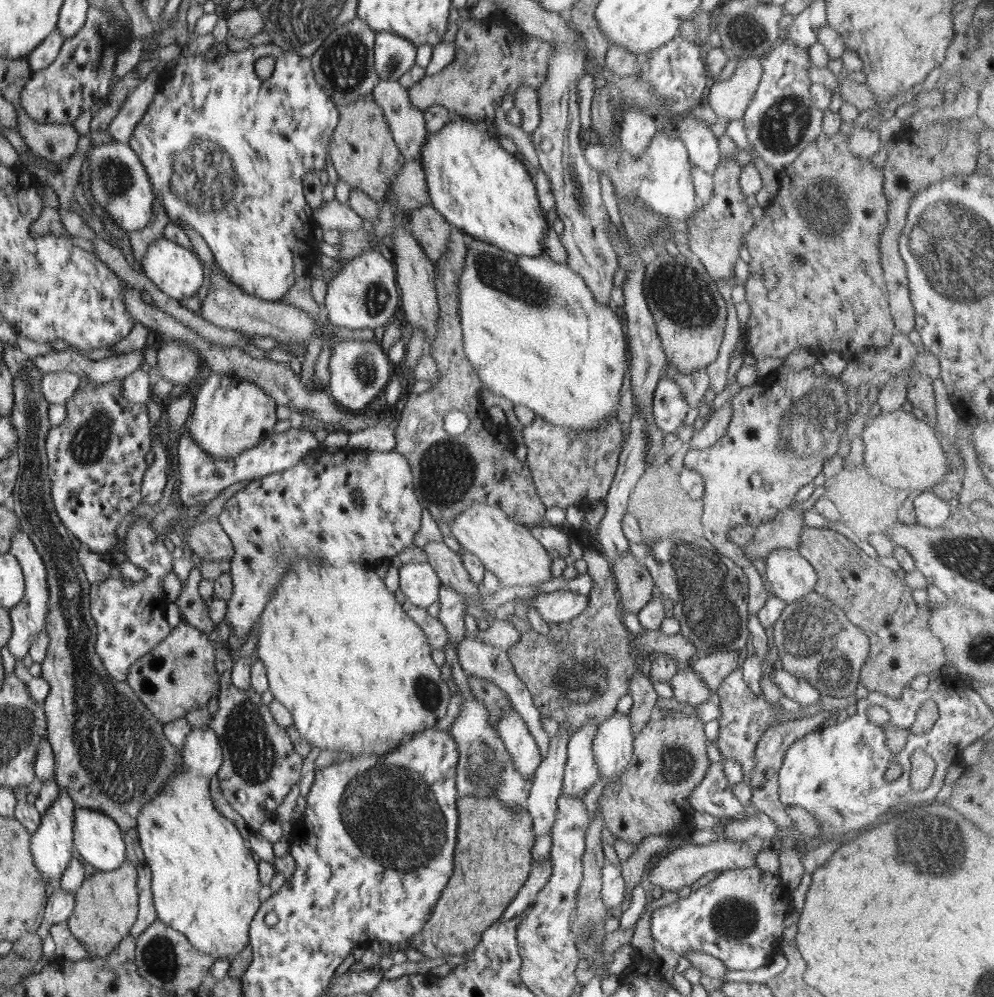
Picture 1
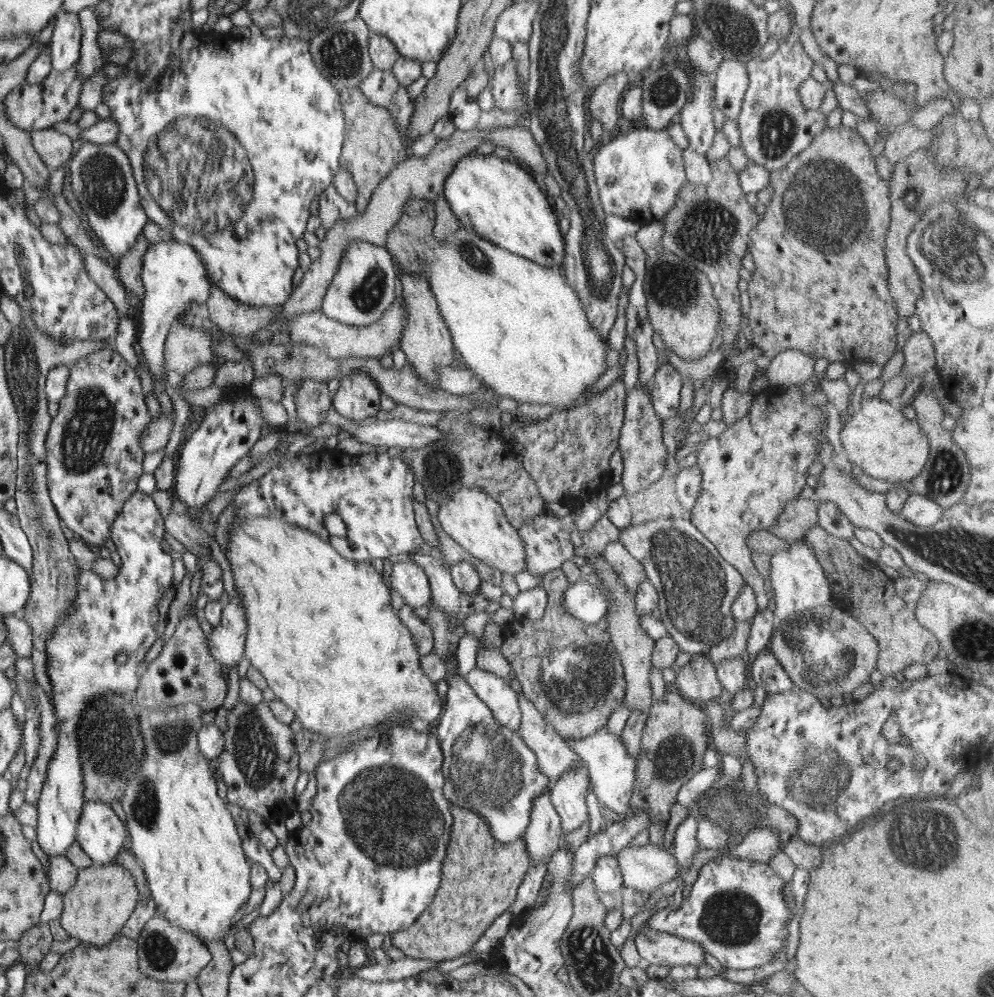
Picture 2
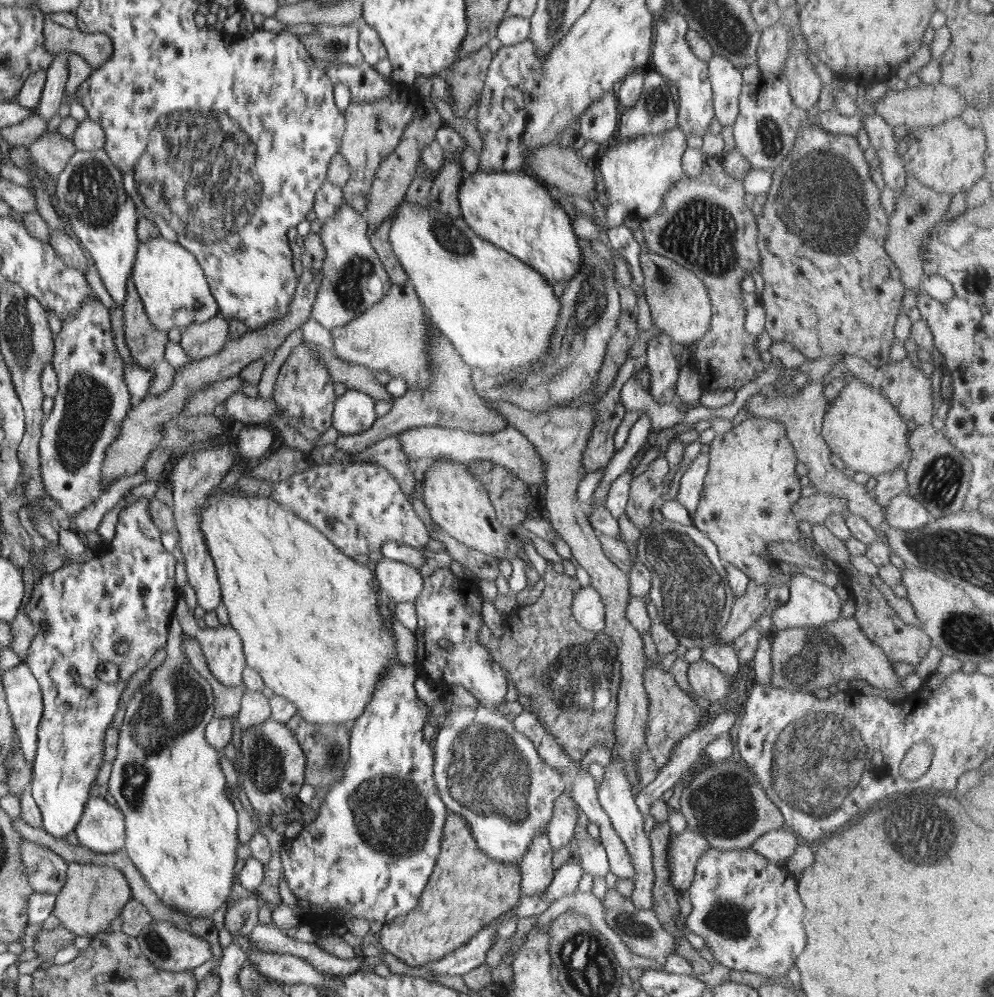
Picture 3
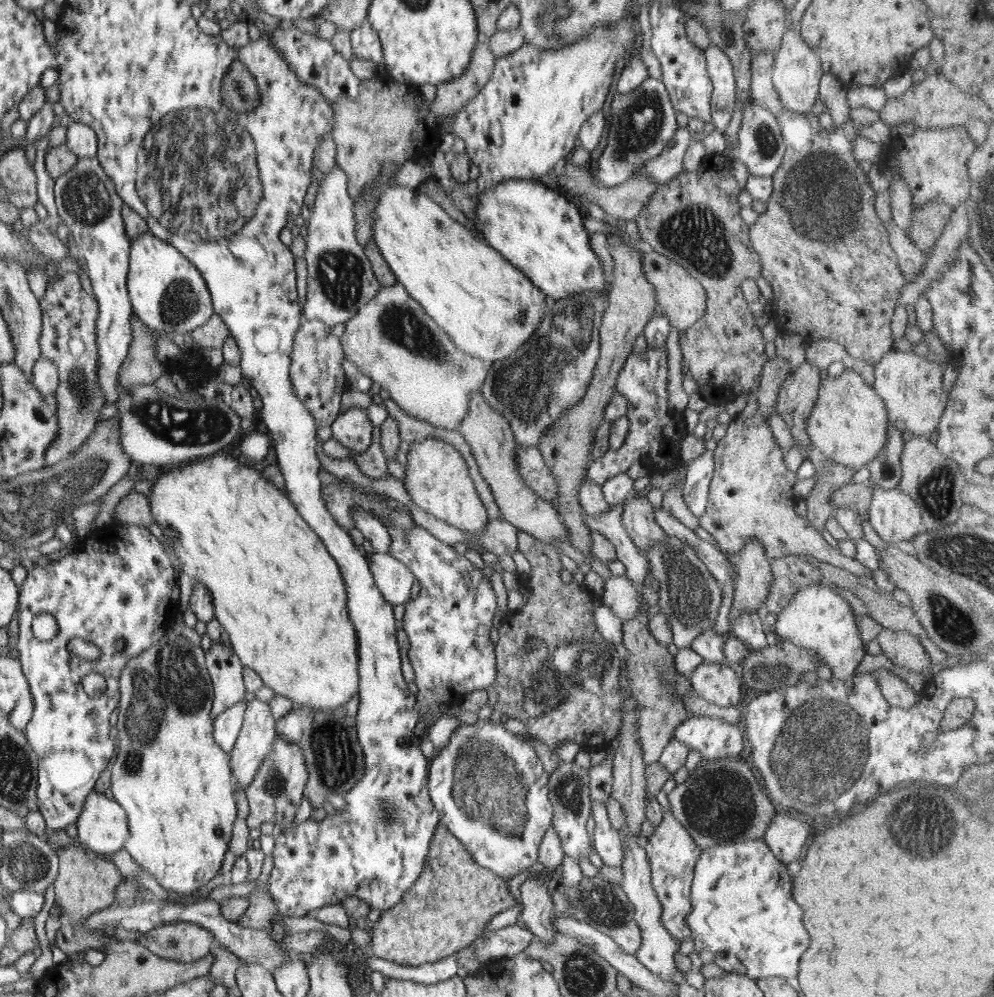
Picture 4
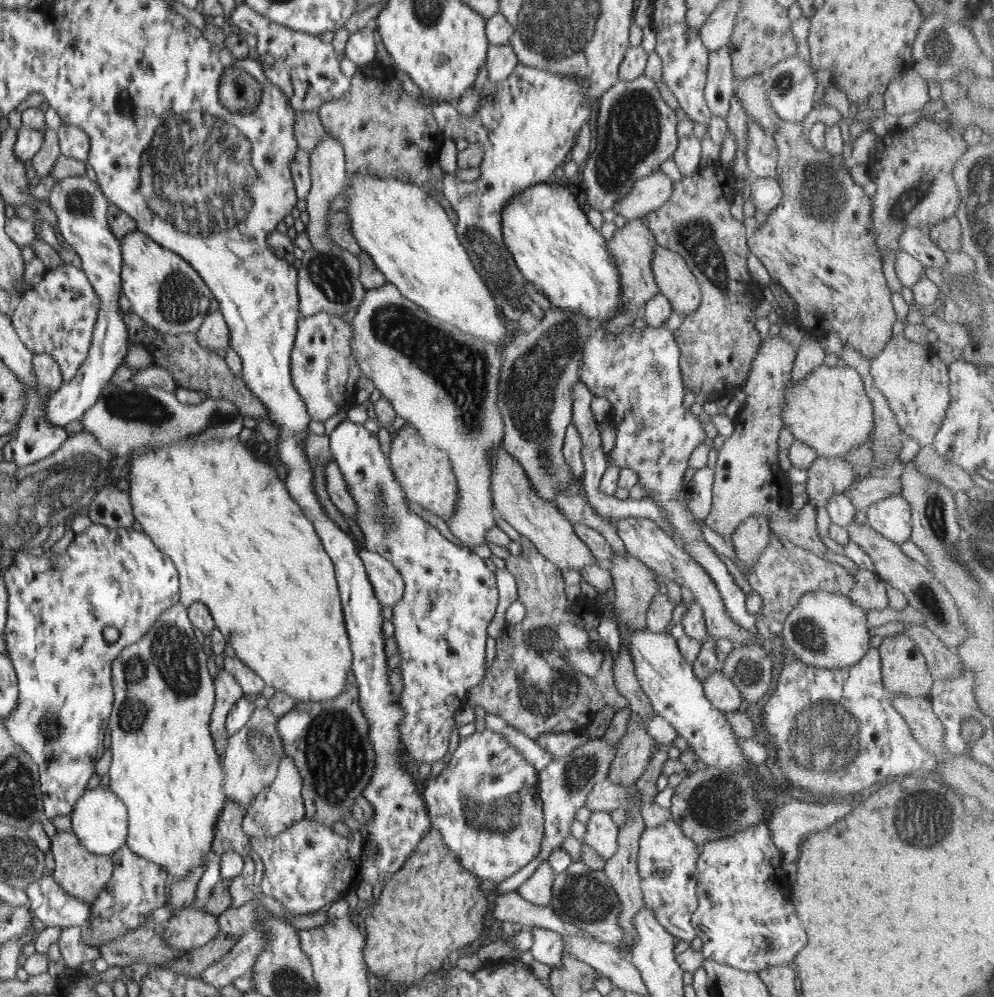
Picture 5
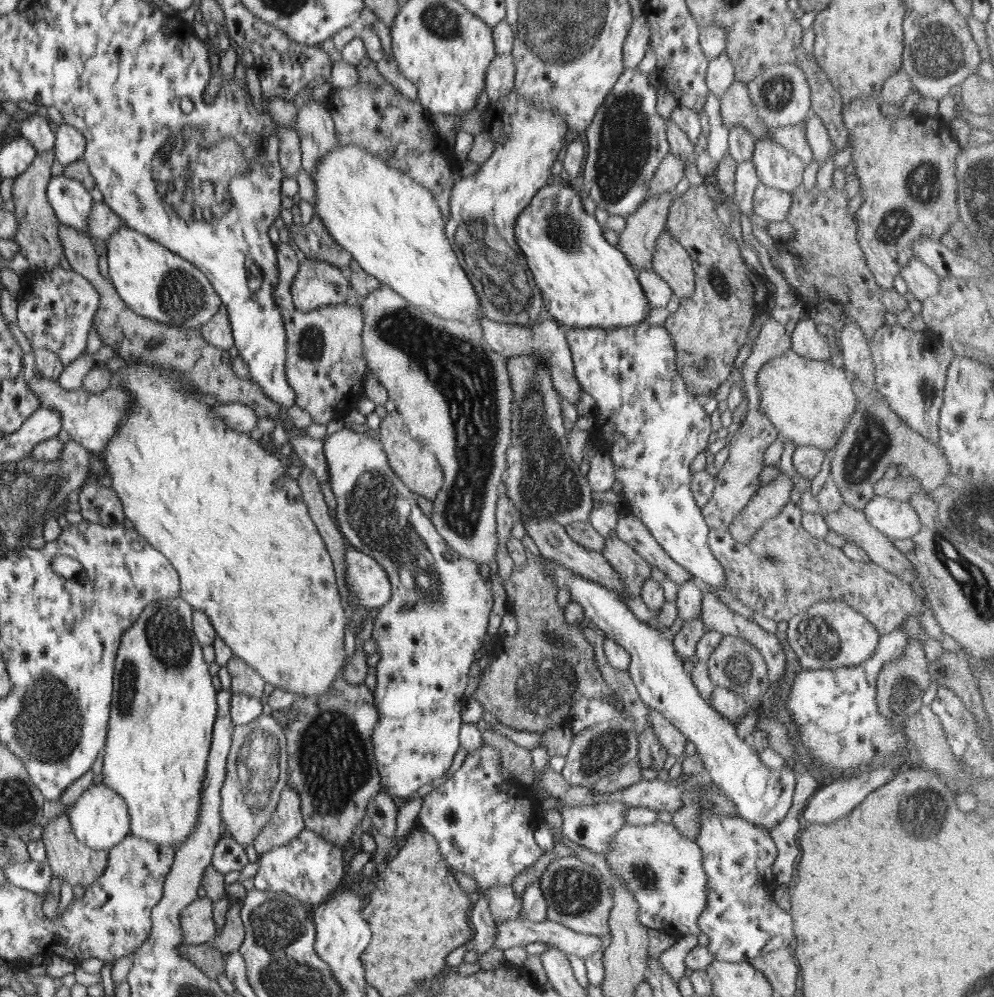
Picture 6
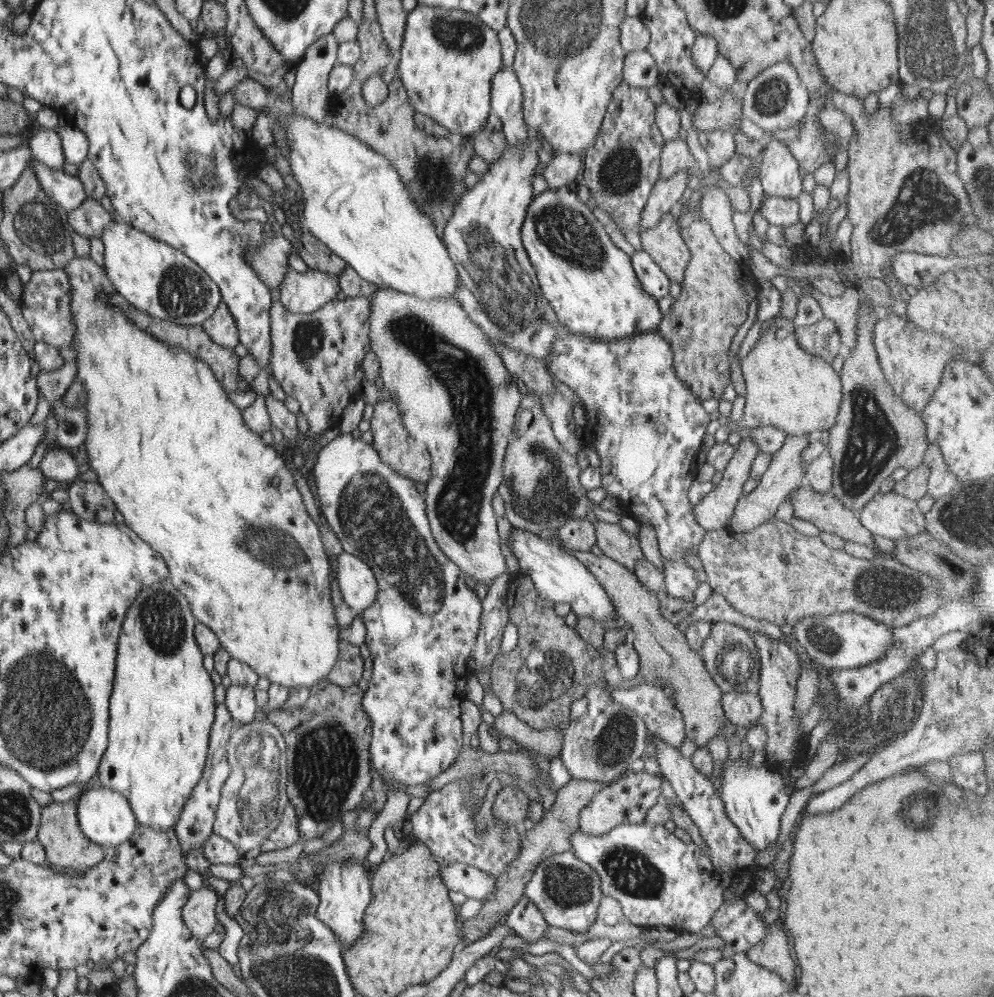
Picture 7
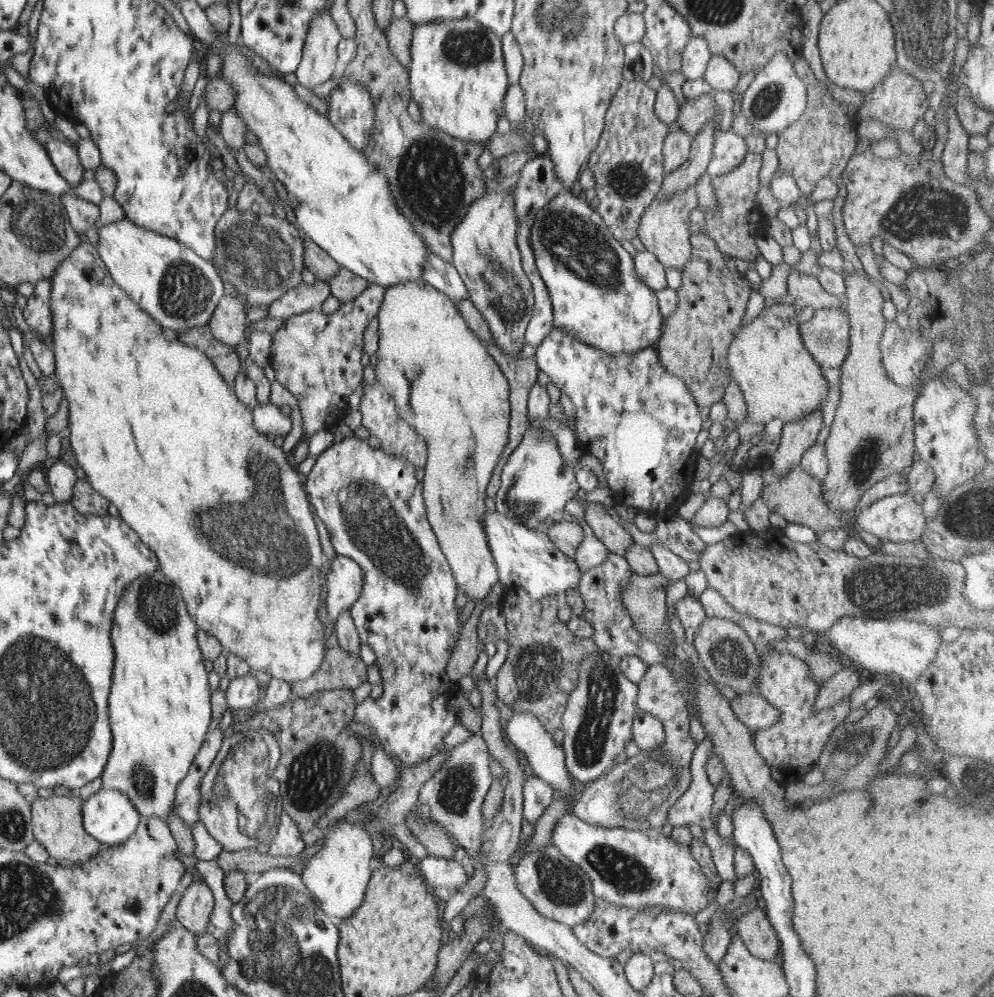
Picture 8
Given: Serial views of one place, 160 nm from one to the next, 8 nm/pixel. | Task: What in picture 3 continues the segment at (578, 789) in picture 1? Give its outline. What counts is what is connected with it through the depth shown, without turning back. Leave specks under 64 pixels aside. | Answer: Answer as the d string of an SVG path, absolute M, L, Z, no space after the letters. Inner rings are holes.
M566 792L554 800L553 815L547 824L548 836L554 850L574 840L577 825L577 802Z

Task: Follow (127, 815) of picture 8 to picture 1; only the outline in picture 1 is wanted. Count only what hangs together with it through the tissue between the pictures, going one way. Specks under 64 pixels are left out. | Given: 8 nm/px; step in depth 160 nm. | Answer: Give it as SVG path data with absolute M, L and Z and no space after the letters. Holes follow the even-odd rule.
M77 807L74 843L78 854L98 871L115 871L124 862L119 823L98 809Z

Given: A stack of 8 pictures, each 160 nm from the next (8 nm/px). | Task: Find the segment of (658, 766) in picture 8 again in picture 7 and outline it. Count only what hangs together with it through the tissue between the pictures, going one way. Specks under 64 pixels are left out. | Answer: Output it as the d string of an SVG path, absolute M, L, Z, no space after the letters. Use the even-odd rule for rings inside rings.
M646 683L636 686L617 687L611 692L611 697L620 704L623 704L631 712L638 713L638 716L645 722L649 735L657 736L674 748L680 748L684 742L685 722L681 710L674 705L672 697L664 691L664 687L656 684ZM646 771L623 773L600 792L579 812L579 830L588 836L600 836L623 824L638 824L645 820L646 812L652 808L660 794L661 775L652 776Z

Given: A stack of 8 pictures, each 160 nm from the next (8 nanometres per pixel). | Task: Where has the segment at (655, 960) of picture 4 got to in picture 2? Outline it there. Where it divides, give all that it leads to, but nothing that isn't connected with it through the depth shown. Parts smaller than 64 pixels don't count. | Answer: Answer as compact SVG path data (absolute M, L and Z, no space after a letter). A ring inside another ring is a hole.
M600 727L594 734L575 741L568 739L567 745L584 761L589 771L589 781L597 800L618 813L624 820L634 818L629 800L632 796L636 775L636 762L628 752L620 735L614 735L606 727Z

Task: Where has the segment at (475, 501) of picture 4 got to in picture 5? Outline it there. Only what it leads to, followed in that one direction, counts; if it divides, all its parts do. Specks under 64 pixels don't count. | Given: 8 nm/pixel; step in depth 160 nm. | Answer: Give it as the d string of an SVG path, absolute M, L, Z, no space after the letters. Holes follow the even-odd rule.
M405 423L396 430L396 437L392 437L392 447L389 465L393 470L396 481L412 503L424 507L425 512L438 515L445 522L454 516L456 500L458 500L458 480L454 476L453 466L447 452L434 444L427 444L416 428Z

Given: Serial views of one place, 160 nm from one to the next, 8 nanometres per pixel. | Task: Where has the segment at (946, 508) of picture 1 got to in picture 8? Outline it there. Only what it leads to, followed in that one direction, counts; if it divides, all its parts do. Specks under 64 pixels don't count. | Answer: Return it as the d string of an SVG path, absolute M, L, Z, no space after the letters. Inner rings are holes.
M896 494L866 506L858 515L857 529L866 530L879 539L909 544L926 538L926 522L921 505L916 504L912 495Z

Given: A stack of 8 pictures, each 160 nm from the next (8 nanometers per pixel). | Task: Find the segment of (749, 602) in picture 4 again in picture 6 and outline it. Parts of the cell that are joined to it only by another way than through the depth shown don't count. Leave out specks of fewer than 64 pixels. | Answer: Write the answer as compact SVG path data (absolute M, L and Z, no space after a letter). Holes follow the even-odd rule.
M781 465L780 471L777 478L765 486L760 486L758 493L734 518L728 529L734 540L741 544L748 544L752 536L756 535L766 522L772 521L780 514L782 508L791 500L791 492L795 488L794 481L783 472Z

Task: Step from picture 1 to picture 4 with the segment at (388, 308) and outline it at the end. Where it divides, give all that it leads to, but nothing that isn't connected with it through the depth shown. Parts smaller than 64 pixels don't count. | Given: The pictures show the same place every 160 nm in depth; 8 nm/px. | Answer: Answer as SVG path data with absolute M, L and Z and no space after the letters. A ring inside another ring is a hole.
M335 166L330 172L324 173L320 188L314 201L314 210L309 219L304 257L307 262L307 293L303 316L307 320L321 320L329 327L335 327L349 321L369 300L372 300L382 288L376 280L372 263L368 260L356 238L356 219L354 200L347 191L347 174Z

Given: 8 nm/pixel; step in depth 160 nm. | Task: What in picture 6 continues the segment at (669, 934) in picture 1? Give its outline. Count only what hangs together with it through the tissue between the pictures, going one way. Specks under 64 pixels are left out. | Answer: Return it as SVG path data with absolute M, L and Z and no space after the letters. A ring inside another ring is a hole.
M682 773L677 781L684 790L684 795L694 795L701 800L701 829L695 841L702 851L702 864L708 877L708 902L698 921L701 932L708 936L709 944L705 948L711 952L716 961L750 962L773 950L788 948L794 942L794 920L790 914L770 899L772 892L778 887L773 864L777 857L777 848L771 831L767 828L749 823L736 816L717 816L713 812L713 802L709 801L709 792L705 790L705 775Z

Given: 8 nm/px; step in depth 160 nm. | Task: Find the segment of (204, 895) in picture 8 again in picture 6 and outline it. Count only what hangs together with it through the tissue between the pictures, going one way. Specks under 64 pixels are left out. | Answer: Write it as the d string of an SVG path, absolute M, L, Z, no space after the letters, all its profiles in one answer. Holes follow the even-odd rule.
M207 896L190 903L182 912L183 942L186 945L209 943L217 934L213 919L214 902Z

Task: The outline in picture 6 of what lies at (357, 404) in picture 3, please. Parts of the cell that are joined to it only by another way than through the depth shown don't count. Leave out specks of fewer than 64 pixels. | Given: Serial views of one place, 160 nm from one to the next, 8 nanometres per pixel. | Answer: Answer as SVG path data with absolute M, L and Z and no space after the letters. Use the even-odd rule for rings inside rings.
M345 426L324 439L323 451L329 472L328 484L332 488L334 496L336 496L338 530L344 535L346 546L348 549L362 552L366 556L372 556L372 559L376 560L388 573L392 585L391 599L381 607L373 624L372 637L378 643L380 661L378 661L376 673L378 684L376 685L376 690L372 691L374 704L379 714L378 722L372 731L372 742L374 745L376 770L381 776L382 792L388 793L400 805L400 800L406 800L408 796L410 798L410 795L413 792L417 792L424 784L432 783L436 778L444 777L444 774L448 773L452 765L454 755L460 745L459 730L463 724L460 710L466 704L464 689L466 684L468 684L468 674L470 674L470 666L474 662L474 655L483 647L483 642L485 642L484 637L486 636L494 597L490 588L486 586L485 578L480 573L480 566L476 562L466 560L462 556L458 556L456 552L451 551L448 544L442 540L442 536L436 532L430 518L425 516L422 510L420 510L417 504L417 496L400 481L400 478L392 470L385 450L376 437L370 437L369 432L358 433Z

